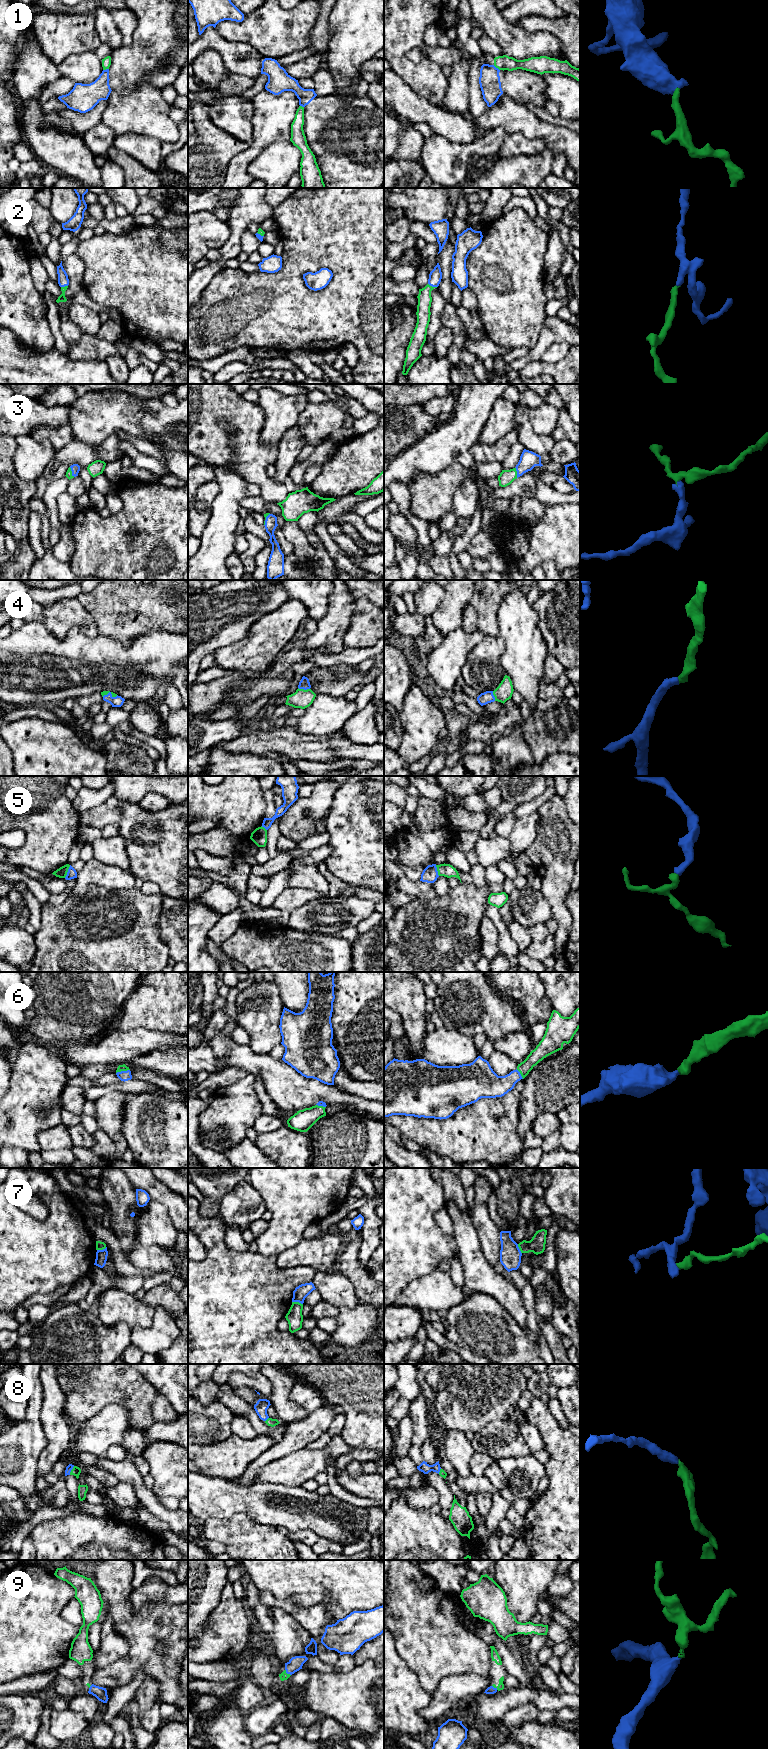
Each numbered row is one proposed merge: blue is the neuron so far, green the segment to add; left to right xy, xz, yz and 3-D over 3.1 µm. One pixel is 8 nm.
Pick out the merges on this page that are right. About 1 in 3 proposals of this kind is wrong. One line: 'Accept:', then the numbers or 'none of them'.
Accept: 2, 3, 4, 5, 6, 8, 9

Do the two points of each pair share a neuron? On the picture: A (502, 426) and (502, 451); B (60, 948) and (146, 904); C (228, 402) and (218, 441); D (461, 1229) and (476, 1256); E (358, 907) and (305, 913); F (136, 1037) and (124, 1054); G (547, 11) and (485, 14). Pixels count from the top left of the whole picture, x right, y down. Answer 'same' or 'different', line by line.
A: different
B: same
C: same
D: same
E: same
F: same
G: different

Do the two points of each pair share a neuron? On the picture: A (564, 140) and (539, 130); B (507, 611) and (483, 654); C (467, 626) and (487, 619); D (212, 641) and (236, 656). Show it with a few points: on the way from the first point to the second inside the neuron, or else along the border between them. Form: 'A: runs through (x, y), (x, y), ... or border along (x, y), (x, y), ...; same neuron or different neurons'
A: runs through (558, 140), (545, 131); same neuron
B: border along (498, 636), (503, 641), (503, 653), (499, 659); different neurons
C: border along (468, 603), (477, 615), (478, 629); different neurons
D: border along (243, 638), (219, 647), (214, 651); different neurons

